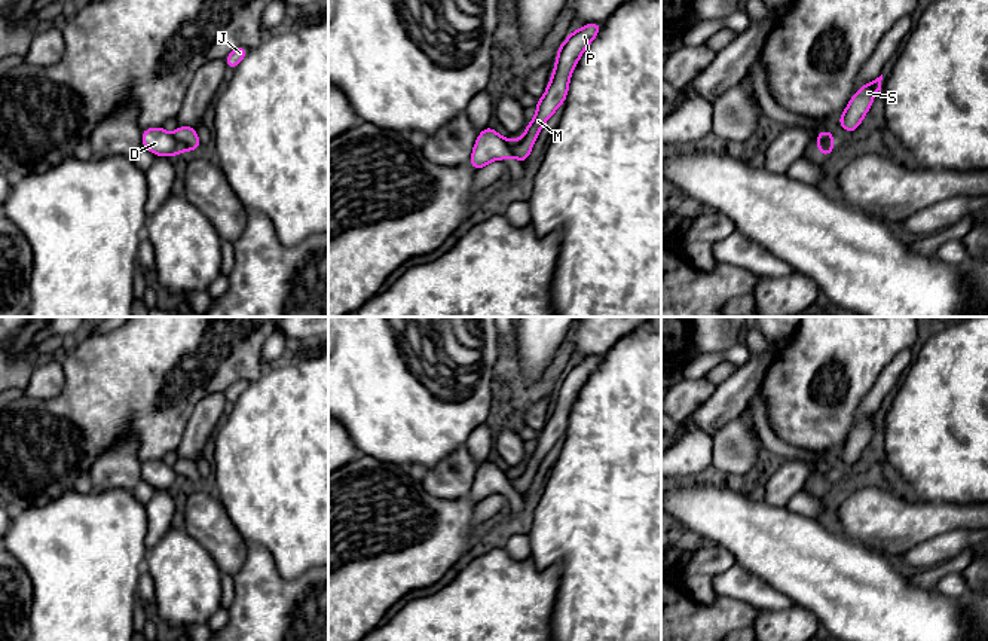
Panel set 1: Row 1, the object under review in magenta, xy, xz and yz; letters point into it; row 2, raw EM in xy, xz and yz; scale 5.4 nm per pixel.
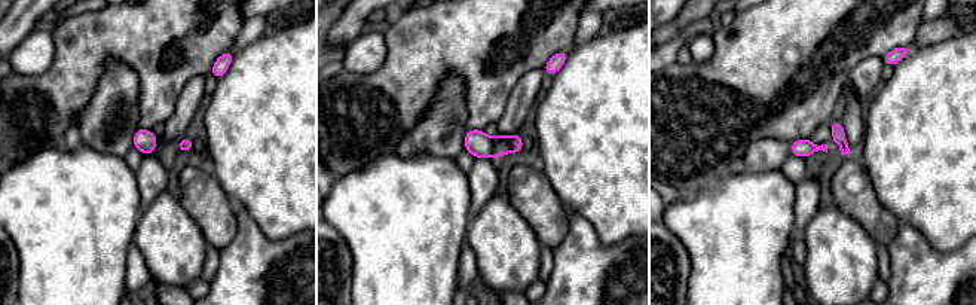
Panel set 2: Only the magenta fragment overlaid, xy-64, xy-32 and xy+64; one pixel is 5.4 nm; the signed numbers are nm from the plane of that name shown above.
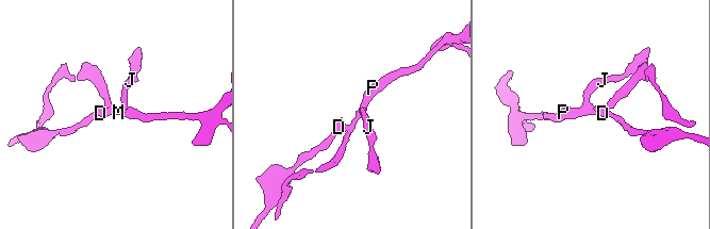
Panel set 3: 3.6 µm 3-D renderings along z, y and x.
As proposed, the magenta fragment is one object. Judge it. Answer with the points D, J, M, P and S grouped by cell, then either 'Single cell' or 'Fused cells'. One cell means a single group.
Groups: D / J M P S. Fused cells

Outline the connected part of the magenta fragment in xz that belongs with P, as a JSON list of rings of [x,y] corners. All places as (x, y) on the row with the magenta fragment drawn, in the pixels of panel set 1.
[[[590,22],[576,31],[571,31],[568,39],[557,49],[556,65],[545,94],[535,104],[535,117],[526,125],[526,132],[520,138],[508,141],[511,155],[519,162],[527,162],[529,153],[544,123],[566,101],[572,71],[576,67],[582,52],[597,37],[602,25],[603,22]]]

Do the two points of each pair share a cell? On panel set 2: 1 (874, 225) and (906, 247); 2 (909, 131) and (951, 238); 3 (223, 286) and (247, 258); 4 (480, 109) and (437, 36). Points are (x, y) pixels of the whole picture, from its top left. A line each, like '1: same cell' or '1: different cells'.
1: different cells
2: same cell
3: same cell
4: same cell

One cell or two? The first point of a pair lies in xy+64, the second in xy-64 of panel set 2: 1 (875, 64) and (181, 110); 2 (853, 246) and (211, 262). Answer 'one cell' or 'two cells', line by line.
1: one cell
2: two cells

